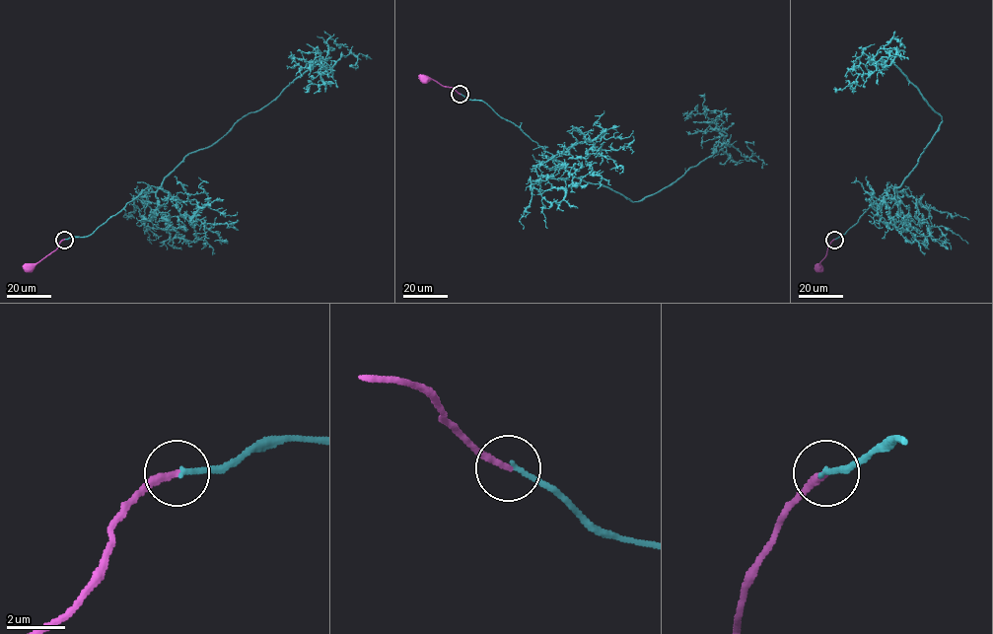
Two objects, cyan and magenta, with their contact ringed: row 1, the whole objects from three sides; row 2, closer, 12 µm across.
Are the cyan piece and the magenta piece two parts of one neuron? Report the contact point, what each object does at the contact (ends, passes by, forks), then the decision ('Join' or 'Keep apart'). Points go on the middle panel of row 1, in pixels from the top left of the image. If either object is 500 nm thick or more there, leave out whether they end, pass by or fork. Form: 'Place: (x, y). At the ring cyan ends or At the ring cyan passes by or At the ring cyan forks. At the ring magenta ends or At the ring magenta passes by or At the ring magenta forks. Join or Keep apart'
Place: (460, 94). At the ring cyan ends. At the ring magenta ends. Join

